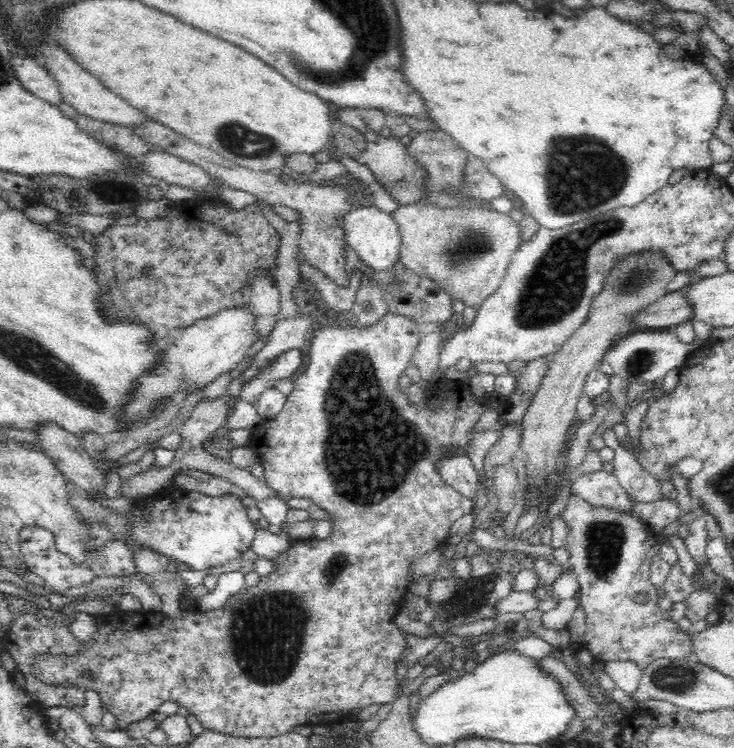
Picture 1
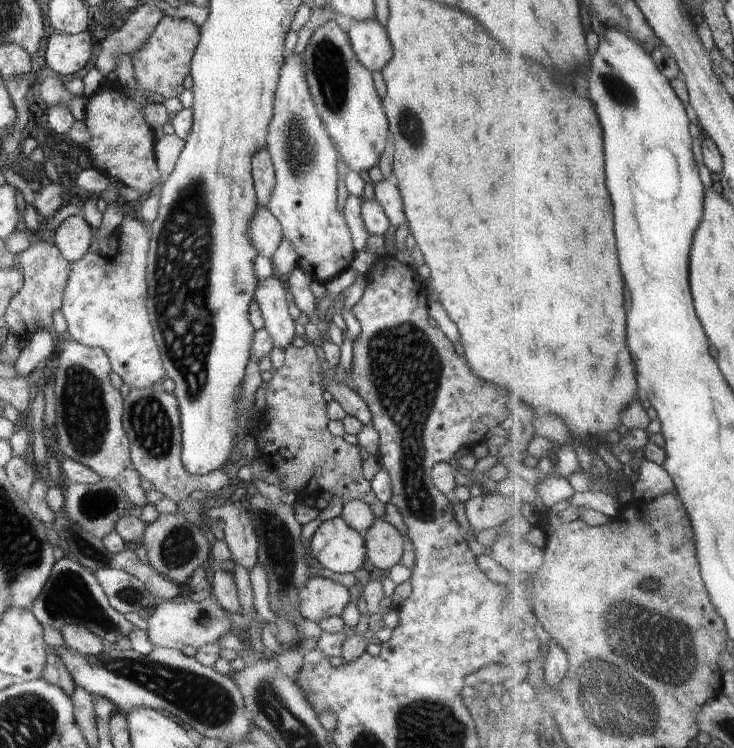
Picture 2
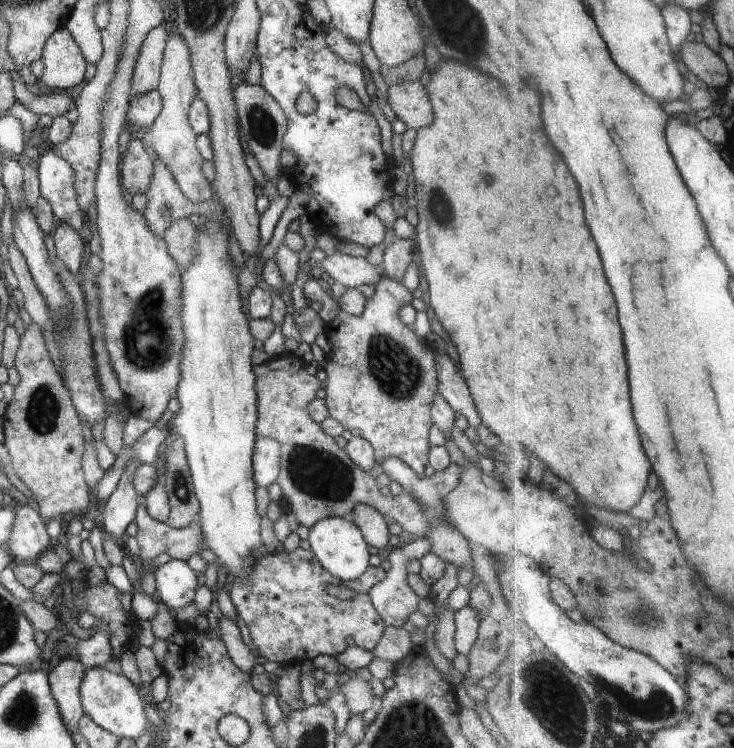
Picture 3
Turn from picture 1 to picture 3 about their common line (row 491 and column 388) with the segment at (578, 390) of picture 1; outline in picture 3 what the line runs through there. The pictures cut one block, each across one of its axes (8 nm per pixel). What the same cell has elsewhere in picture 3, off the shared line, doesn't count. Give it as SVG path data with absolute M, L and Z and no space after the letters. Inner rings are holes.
M356 504L350 517L363 534L364 540L369 546L389 549L390 531L384 521L384 517L368 504Z

